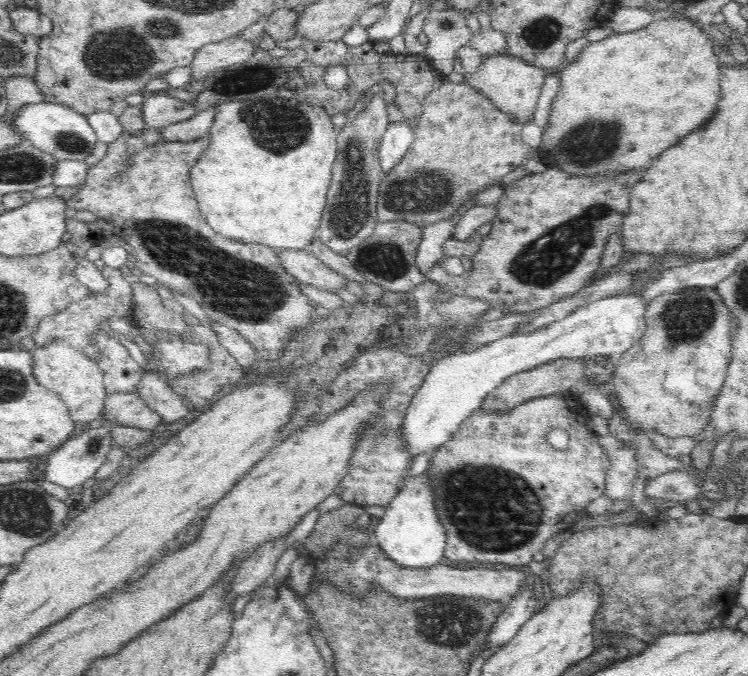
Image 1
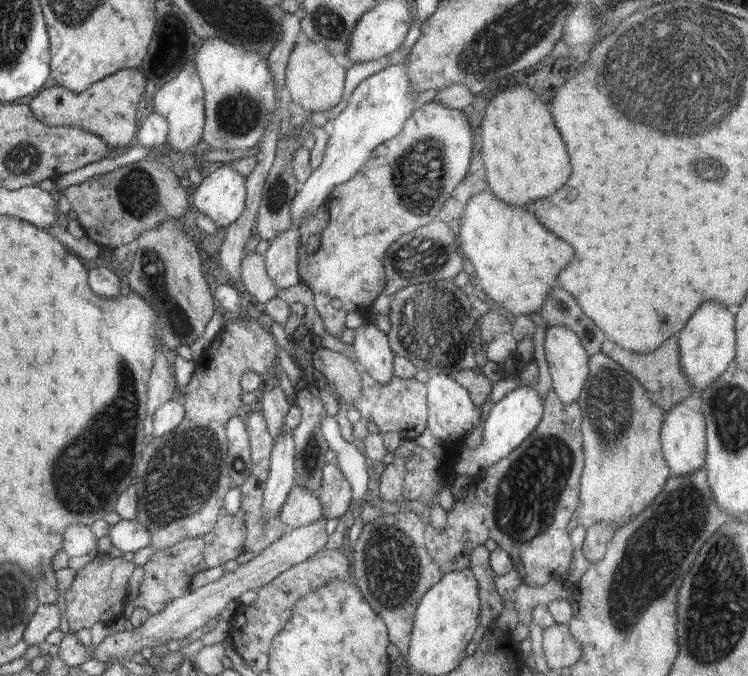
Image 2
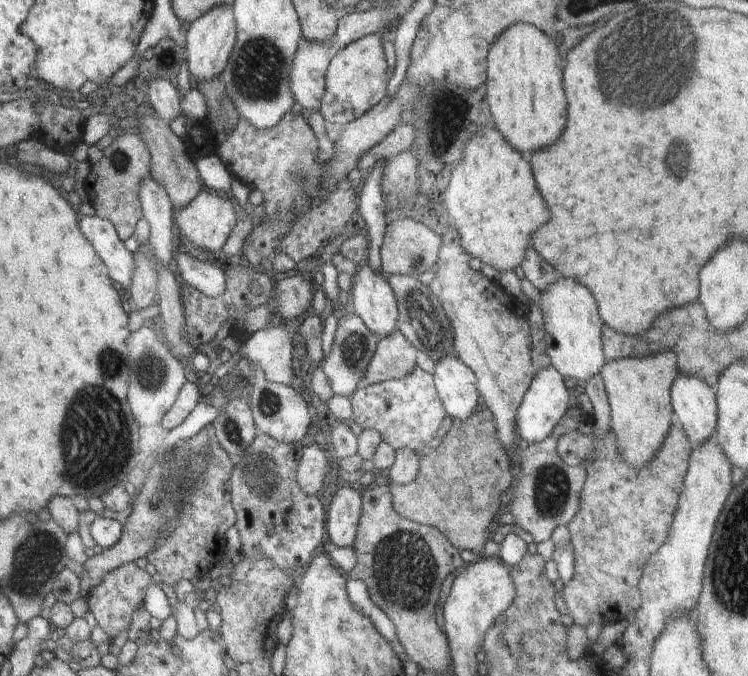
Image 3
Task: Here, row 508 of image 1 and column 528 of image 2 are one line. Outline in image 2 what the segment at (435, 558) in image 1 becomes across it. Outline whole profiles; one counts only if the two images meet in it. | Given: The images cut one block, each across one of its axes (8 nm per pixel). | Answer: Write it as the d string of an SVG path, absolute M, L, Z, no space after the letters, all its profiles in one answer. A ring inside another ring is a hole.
M518 386L495 402L486 422L482 434L482 443L476 450L468 449L464 444L457 448L454 469L458 474L466 474L477 478L483 471L508 456L524 439L532 434L543 415L543 399L538 395L535 387Z

